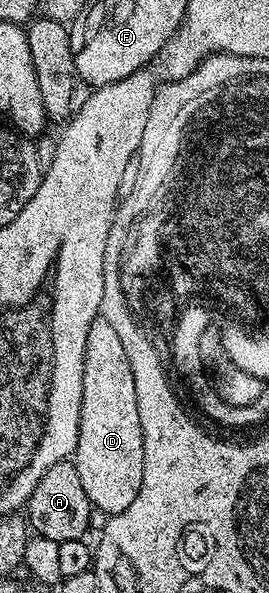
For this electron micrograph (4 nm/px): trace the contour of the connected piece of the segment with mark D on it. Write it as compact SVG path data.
M104 320L92 323L88 331L88 347L84 363L84 395L80 405L80 431L78 445L72 458L76 475L84 486L91 506L105 515L124 511L136 499L136 491L142 486L144 475L144 443L140 431L140 411L136 411L136 383L132 379L132 367L128 367L128 355L124 355L124 343L116 335L113 327Z

